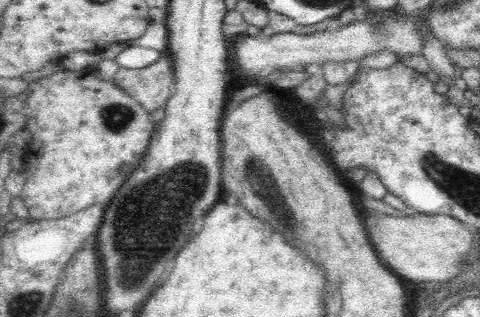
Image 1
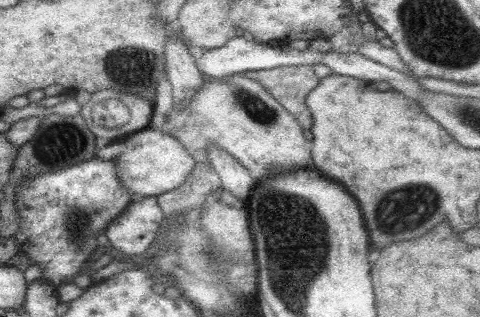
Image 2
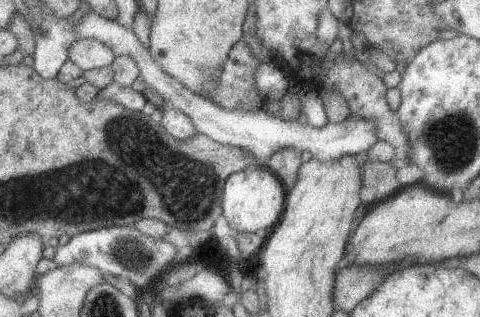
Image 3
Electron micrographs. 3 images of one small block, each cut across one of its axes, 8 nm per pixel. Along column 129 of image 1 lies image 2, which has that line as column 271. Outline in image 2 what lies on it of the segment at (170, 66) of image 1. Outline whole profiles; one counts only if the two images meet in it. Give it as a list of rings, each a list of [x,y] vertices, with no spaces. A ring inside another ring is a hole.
[[[311,64],[253,70],[253,72],[245,72],[243,76],[257,80],[281,106],[285,106],[285,110],[289,110],[295,116],[301,128],[311,130],[313,116],[305,104],[305,98],[321,82],[313,74]]]

